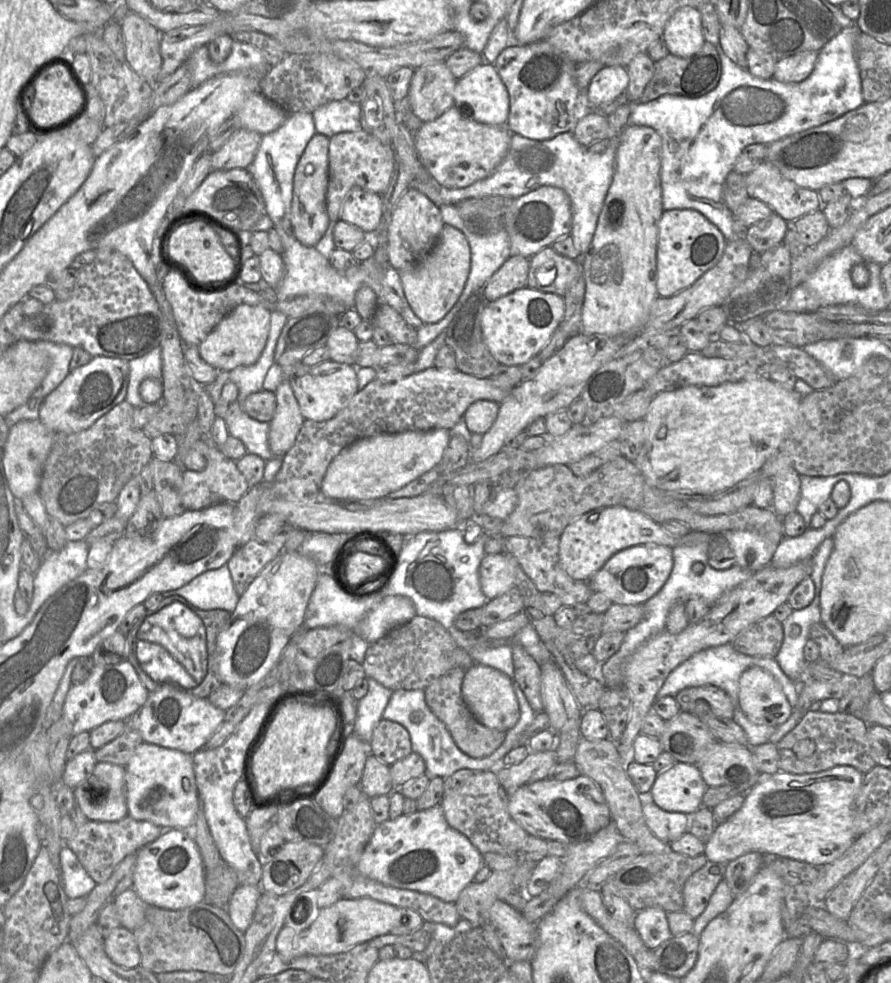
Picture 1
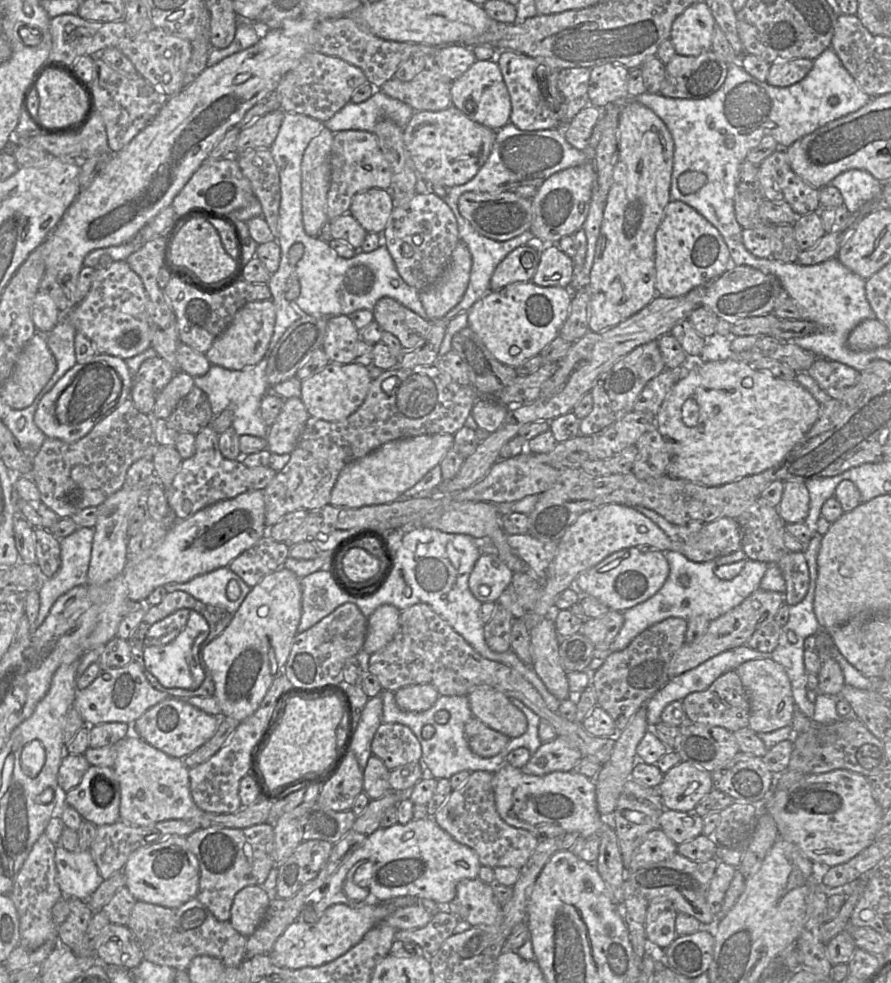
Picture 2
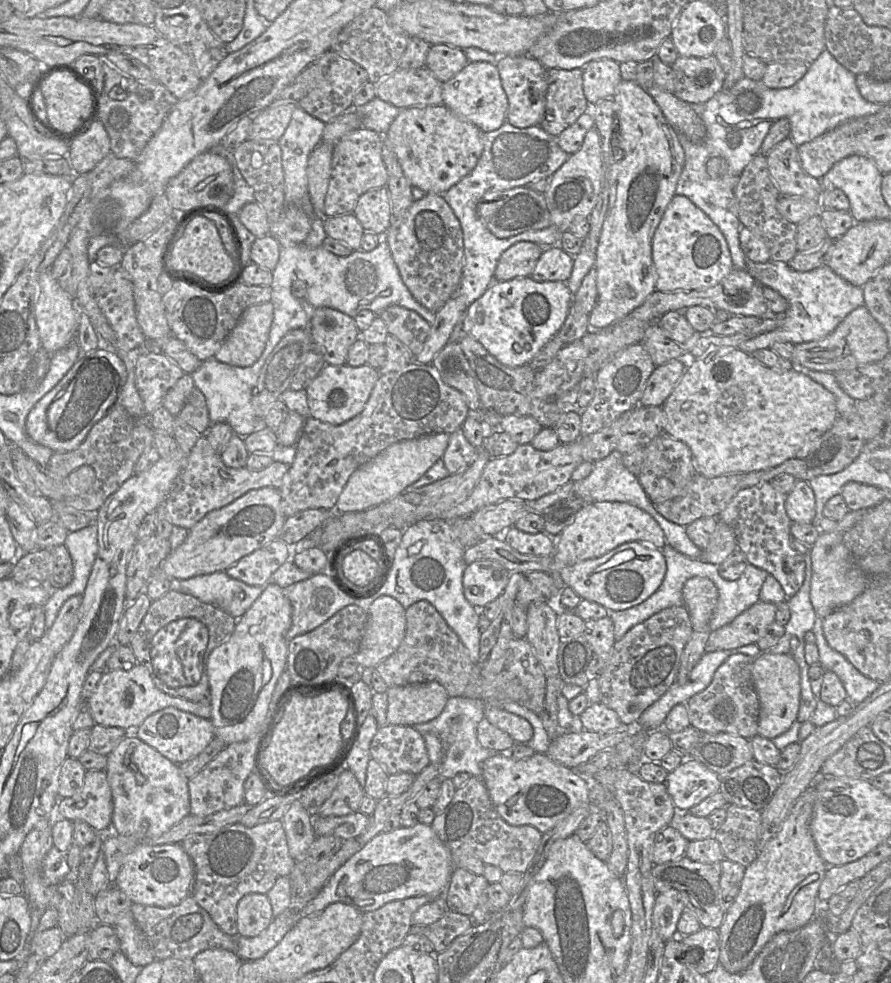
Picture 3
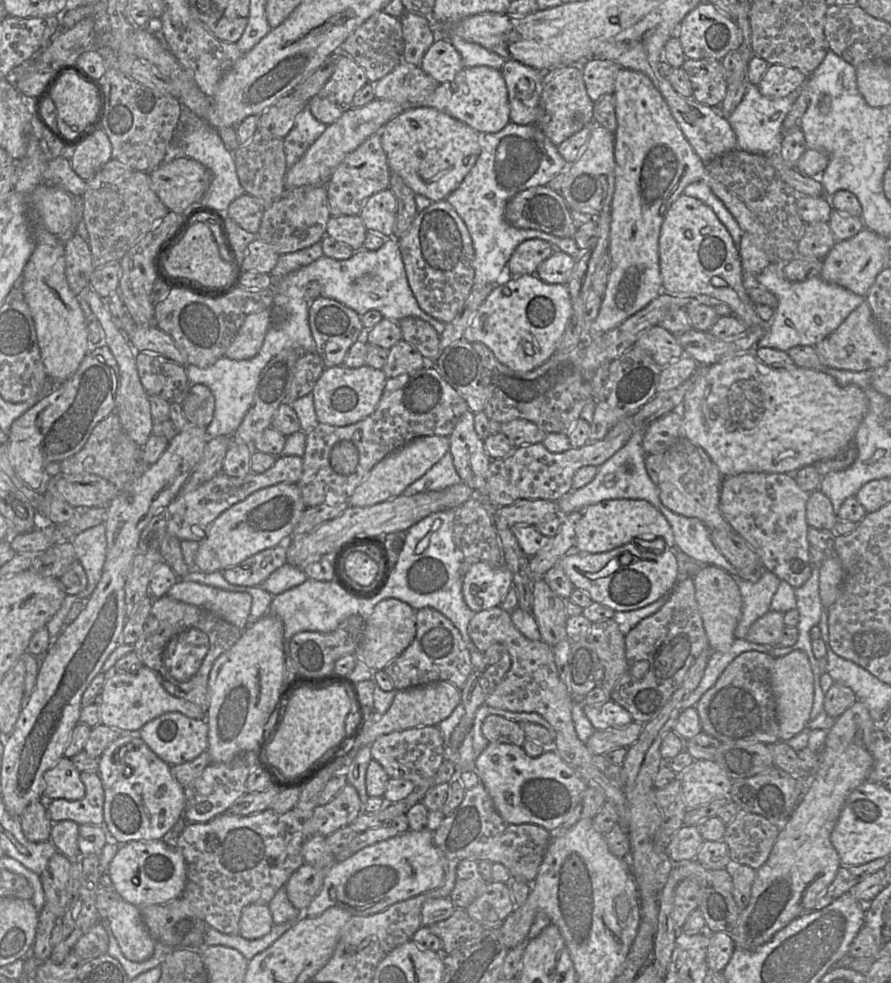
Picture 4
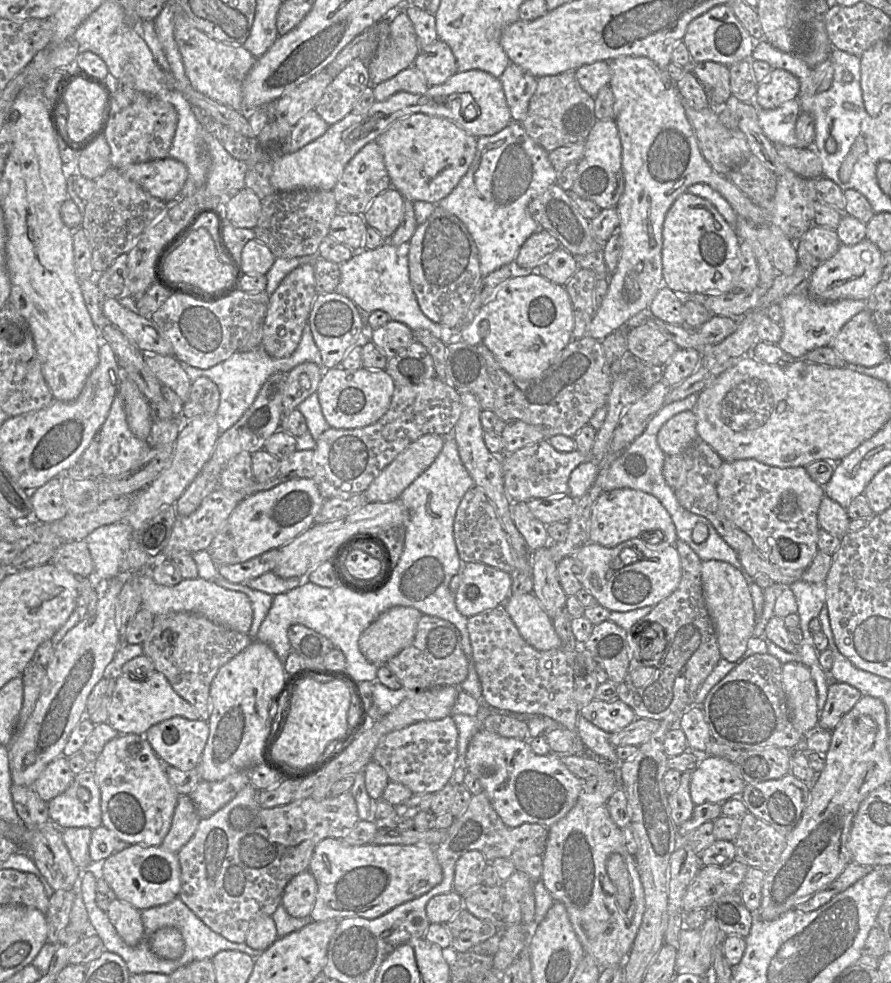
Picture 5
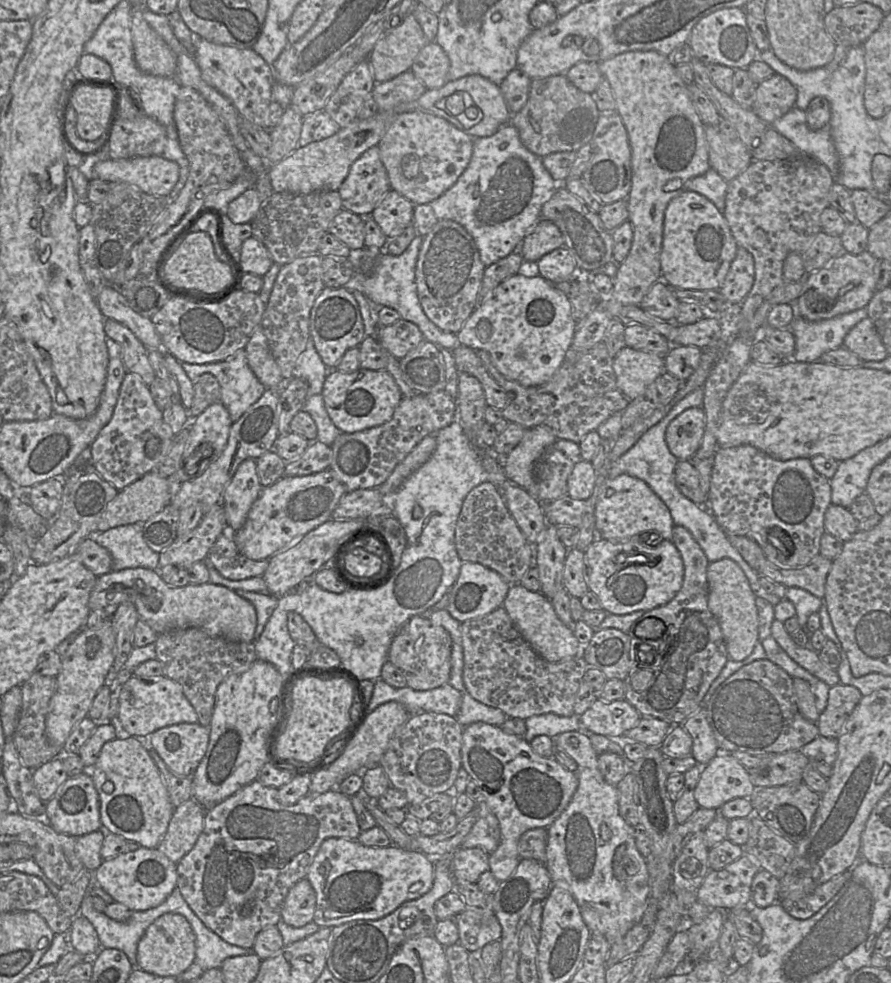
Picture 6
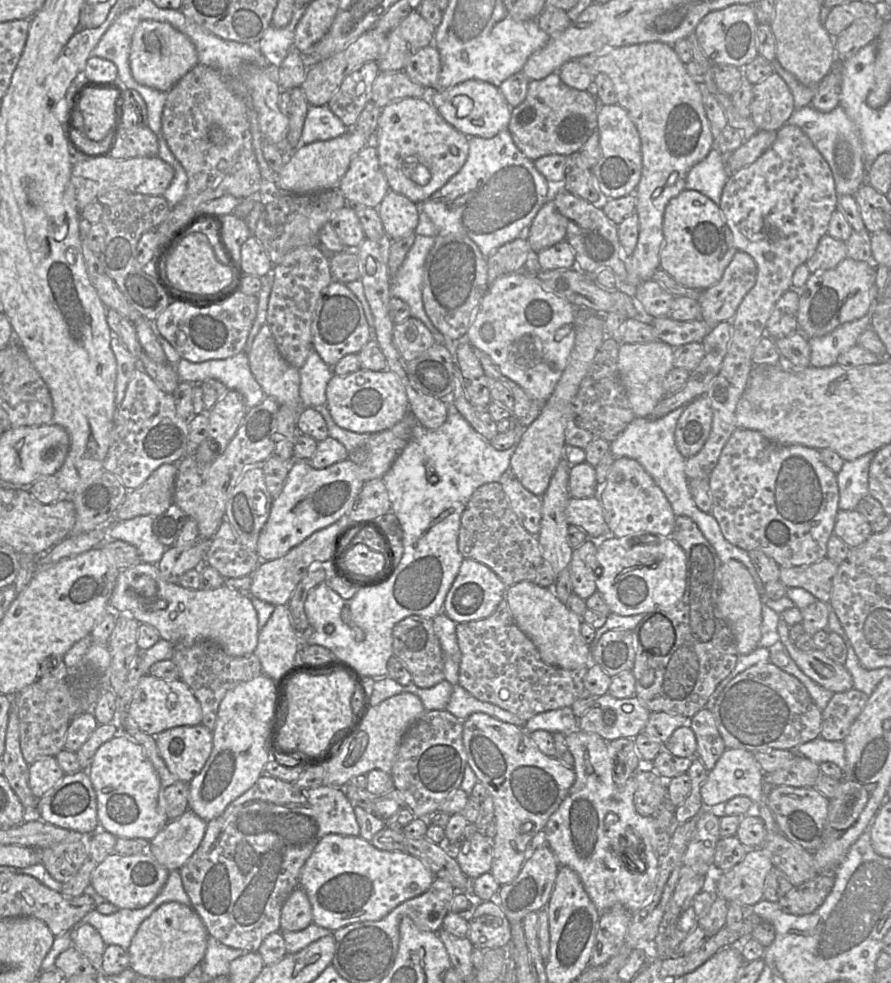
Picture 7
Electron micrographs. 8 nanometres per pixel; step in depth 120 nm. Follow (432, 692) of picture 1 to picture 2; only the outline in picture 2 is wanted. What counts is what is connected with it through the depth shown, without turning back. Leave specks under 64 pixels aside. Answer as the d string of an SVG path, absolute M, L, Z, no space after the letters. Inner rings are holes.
M475 717L466 723L464 735L471 751L483 758L497 755L510 740L506 735L491 729Z

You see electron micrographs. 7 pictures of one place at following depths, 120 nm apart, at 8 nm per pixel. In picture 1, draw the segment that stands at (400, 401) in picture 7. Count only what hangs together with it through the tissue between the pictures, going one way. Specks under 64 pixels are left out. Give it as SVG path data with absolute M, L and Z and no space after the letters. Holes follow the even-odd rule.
M328 360L317 365L308 366L302 361L292 366L282 367L289 379L301 413L305 419L324 421L334 417L345 408L353 396L359 391L357 367L346 363Z

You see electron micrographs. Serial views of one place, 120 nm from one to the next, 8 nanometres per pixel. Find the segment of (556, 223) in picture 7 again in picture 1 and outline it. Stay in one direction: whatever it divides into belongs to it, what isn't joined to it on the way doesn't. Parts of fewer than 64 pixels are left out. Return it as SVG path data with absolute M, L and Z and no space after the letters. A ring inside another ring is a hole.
M511 255L485 284L486 300L492 302L517 289L526 287L529 259L521 255Z

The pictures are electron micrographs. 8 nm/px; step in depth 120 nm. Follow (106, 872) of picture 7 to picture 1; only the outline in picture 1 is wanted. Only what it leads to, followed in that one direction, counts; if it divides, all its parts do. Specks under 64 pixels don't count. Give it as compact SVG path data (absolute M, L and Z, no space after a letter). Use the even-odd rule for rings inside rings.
M163 829L162 834L152 843L137 852L133 872L132 889L147 904L167 910L181 910L204 901L204 864L196 842L184 829Z

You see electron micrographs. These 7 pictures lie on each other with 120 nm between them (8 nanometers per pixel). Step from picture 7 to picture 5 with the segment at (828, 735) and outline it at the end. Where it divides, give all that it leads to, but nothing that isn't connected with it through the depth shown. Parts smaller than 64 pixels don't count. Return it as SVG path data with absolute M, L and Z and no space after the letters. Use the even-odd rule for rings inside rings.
M836 682L828 686L827 699L820 714L818 728L833 731L861 697L860 691L847 683Z

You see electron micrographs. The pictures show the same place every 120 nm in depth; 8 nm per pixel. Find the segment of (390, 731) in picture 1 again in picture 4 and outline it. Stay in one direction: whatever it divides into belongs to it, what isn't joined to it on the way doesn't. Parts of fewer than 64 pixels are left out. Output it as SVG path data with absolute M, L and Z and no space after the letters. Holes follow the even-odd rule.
M437 726L413 727L380 736L371 745L371 757L384 768L390 778L409 780L416 787L431 787L433 777L445 759L445 746Z

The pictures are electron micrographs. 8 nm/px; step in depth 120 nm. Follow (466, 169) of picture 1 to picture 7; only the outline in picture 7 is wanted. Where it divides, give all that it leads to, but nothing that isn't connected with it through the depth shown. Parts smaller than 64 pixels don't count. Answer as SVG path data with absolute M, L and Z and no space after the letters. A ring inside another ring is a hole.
M408 97L381 109L373 136L389 188L421 204L442 188L465 164L469 138L447 123L428 97Z

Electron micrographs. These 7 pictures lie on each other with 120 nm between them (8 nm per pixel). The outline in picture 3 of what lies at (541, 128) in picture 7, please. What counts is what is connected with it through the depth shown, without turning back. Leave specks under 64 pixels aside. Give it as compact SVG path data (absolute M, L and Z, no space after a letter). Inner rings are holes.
M548 69L544 116L539 123L555 137L576 122L590 105L583 90L583 69Z

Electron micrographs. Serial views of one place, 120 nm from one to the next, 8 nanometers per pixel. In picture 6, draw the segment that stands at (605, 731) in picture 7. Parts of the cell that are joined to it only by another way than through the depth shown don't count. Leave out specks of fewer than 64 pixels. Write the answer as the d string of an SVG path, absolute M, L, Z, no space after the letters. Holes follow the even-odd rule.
M598 698L581 716L579 716L582 729L612 739L624 739L627 731L635 727L642 716L627 700L621 699L613 702L605 702Z

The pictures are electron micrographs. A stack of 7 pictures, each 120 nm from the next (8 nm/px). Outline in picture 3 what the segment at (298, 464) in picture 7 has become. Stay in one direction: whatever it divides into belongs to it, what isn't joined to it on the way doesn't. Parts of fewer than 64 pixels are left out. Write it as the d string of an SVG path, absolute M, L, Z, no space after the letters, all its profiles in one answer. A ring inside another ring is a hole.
M278 488L250 490L232 503L206 514L188 530L184 542L170 552L159 570L170 579L180 580L225 571L242 557L278 538L286 518Z

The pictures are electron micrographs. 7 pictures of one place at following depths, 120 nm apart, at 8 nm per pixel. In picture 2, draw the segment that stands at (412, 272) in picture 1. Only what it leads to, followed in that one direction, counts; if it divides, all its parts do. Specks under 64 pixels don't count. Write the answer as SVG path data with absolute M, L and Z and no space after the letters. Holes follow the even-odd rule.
M459 241L452 252L450 264L434 285L419 292L419 299L430 321L442 319L462 298L468 286L471 254Z

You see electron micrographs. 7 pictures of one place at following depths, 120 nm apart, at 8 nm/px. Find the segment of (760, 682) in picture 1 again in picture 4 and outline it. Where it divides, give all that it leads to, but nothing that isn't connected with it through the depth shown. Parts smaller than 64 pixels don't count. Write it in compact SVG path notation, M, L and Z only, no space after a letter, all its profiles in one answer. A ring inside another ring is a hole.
M801 650L775 659L771 686L777 704L779 740L786 742L807 727L814 699L814 678L807 655Z

